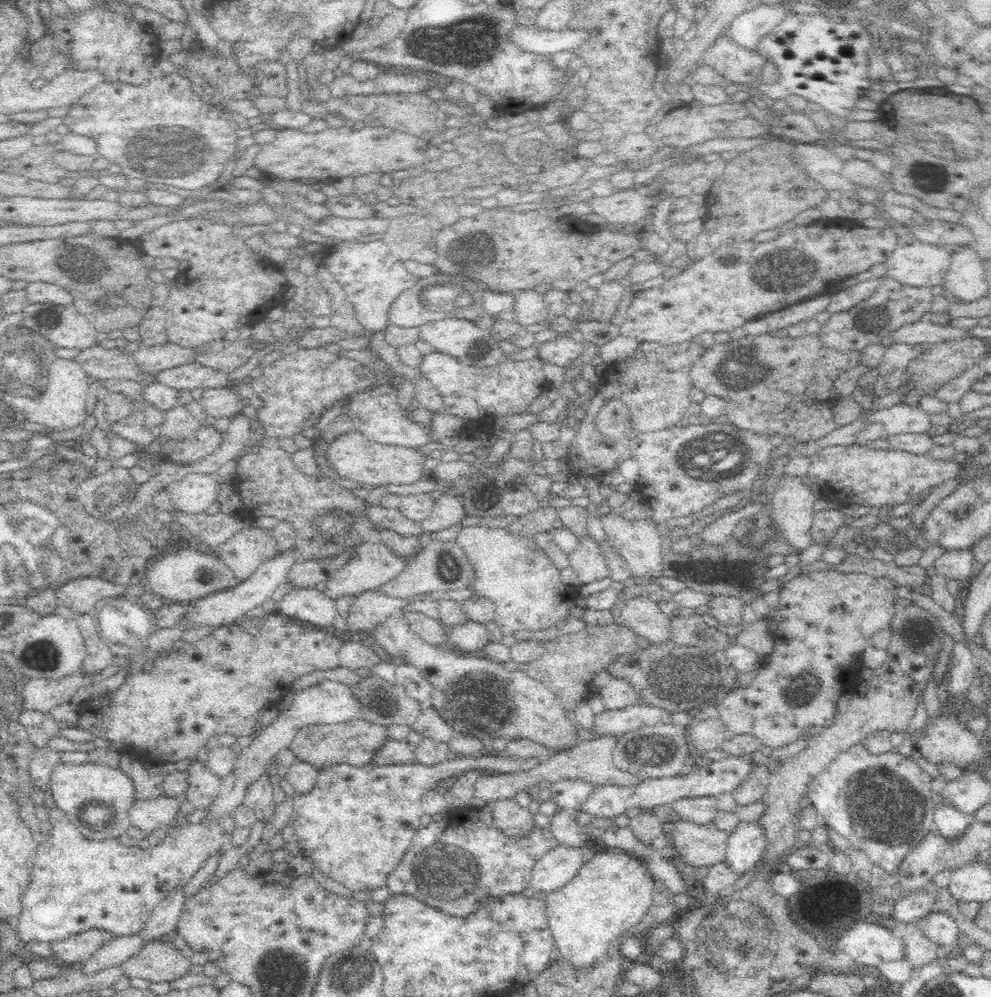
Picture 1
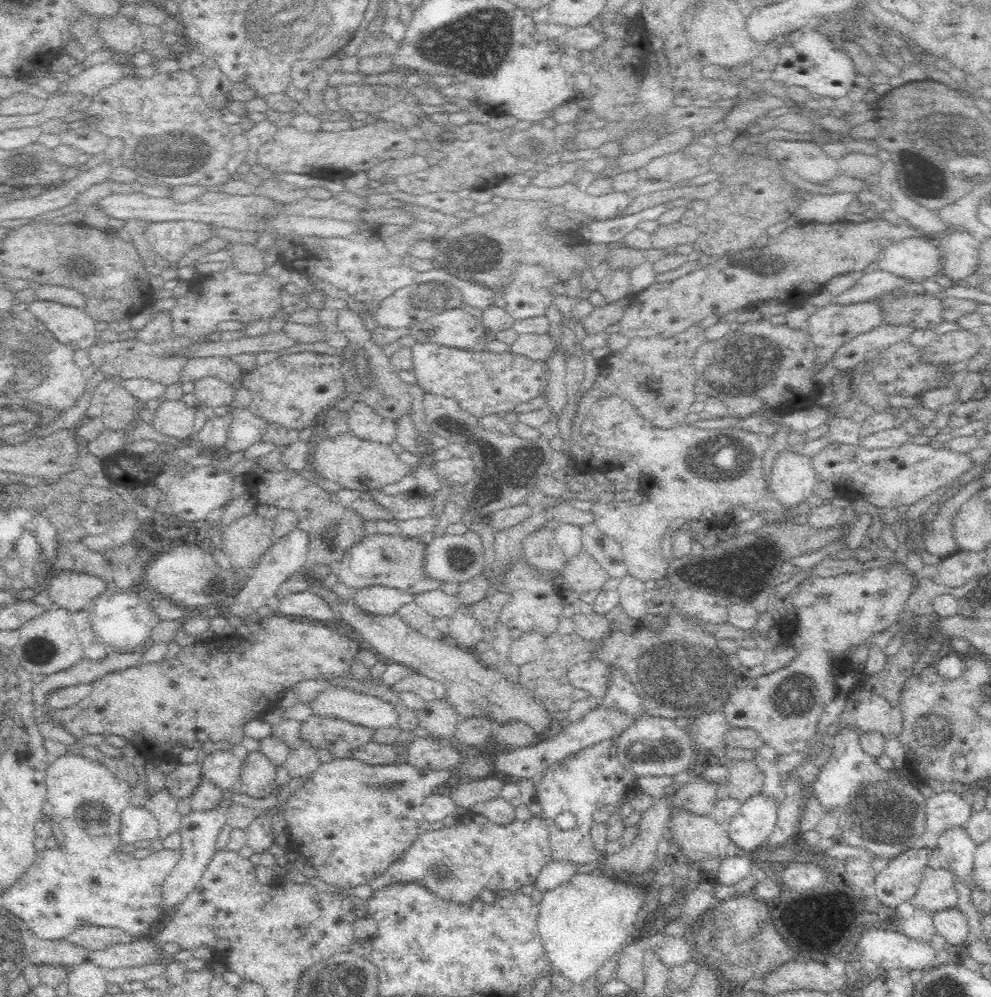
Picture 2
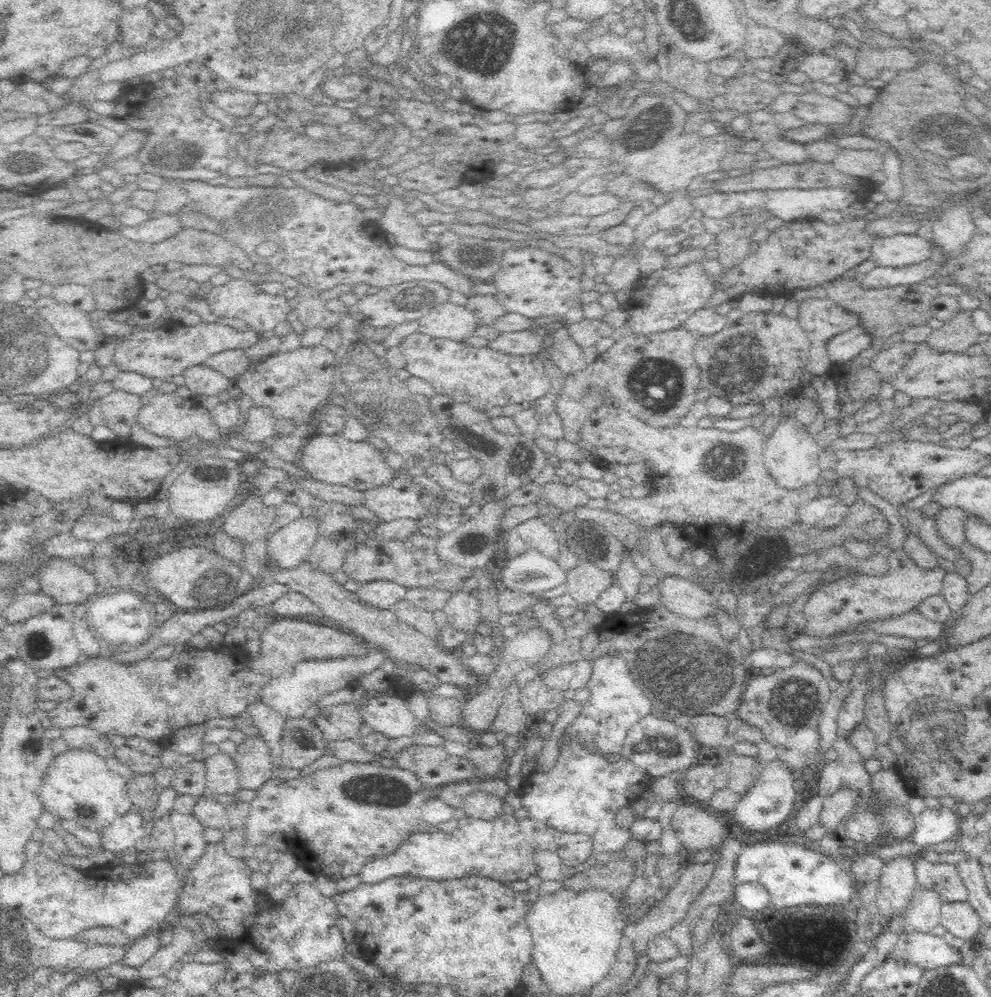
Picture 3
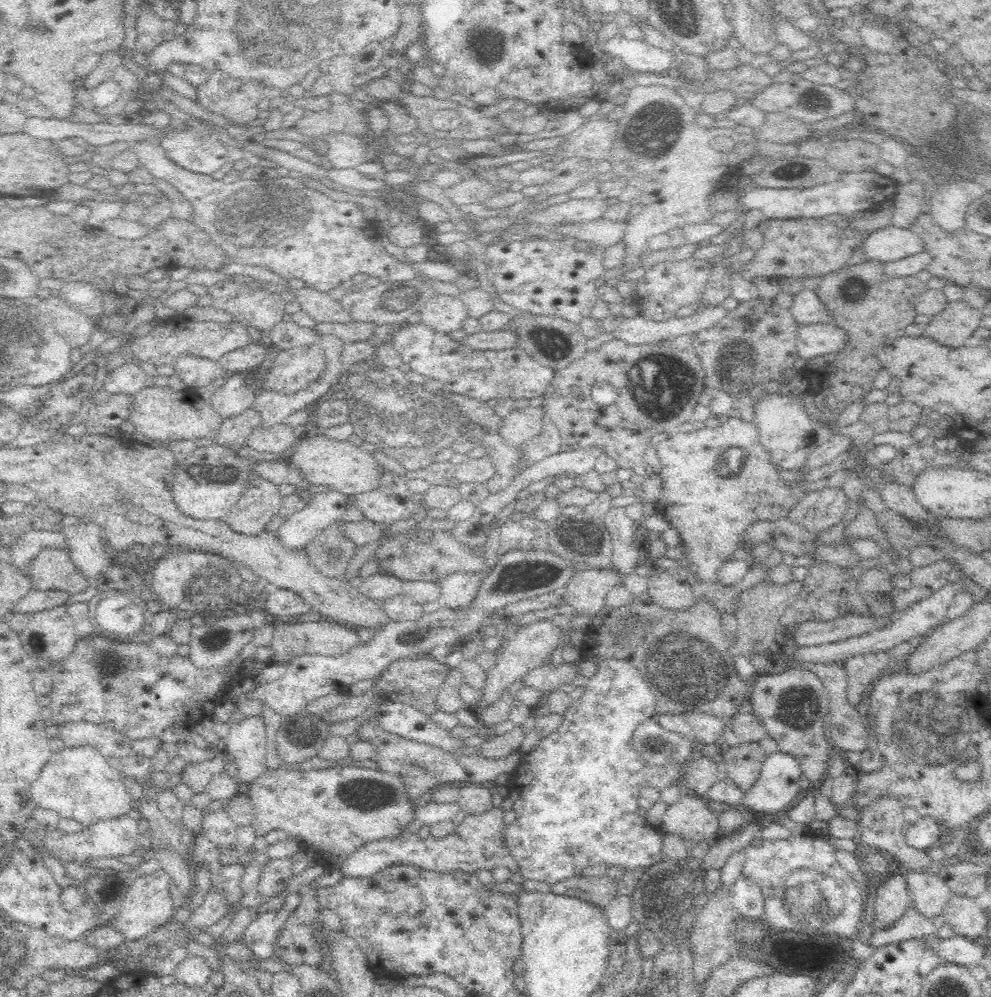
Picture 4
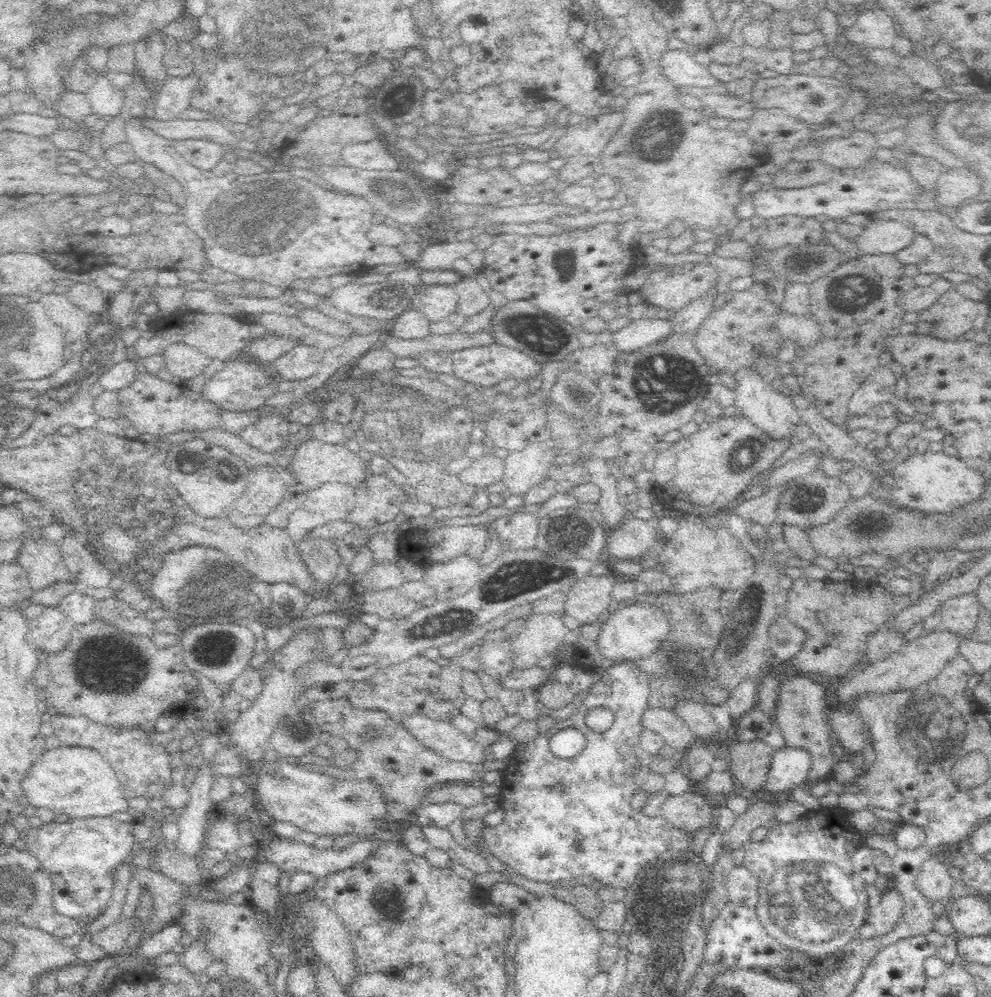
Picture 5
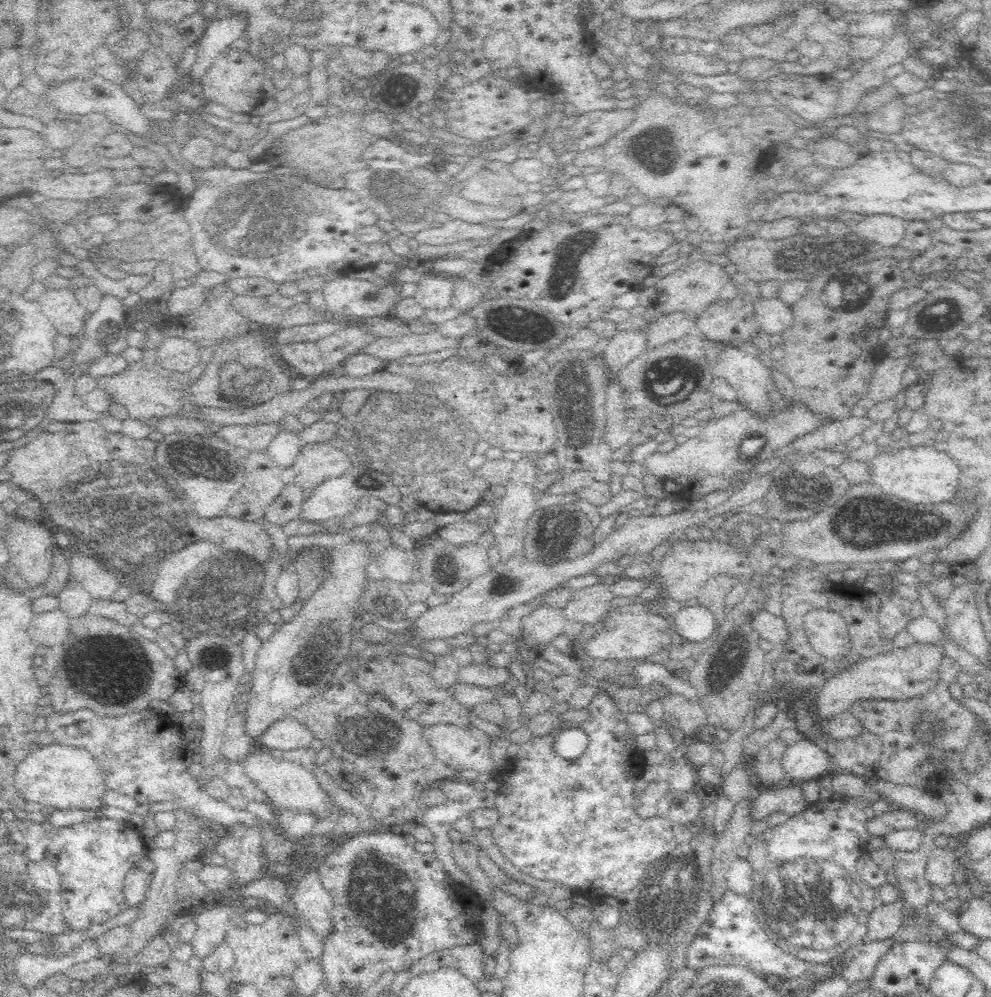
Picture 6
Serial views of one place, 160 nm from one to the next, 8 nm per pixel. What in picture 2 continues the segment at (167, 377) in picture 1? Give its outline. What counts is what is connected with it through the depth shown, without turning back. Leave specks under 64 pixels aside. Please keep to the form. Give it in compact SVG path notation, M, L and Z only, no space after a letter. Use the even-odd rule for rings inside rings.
M192 357L184 364L184 372L180 374L179 382L186 384L186 388L190 388L190 384L194 384L199 378L218 377L218 379L234 384L242 372L242 368L238 363L234 363L231 357Z

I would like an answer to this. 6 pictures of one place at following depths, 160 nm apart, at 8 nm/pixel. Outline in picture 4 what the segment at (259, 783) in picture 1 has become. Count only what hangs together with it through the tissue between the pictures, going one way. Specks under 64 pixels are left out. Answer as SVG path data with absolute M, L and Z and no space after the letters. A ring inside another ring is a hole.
M261 714L231 722L222 752L234 761L232 771L238 782L253 783L266 772L266 746L266 725Z

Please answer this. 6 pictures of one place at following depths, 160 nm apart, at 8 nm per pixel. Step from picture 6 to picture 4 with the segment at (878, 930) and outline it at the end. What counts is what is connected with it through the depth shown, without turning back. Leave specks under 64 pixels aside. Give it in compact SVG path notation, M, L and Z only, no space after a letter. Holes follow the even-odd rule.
M894 865L891 872L885 876L884 882L877 888L874 913L877 927L889 927L910 906L912 900L909 897L905 874L903 868Z

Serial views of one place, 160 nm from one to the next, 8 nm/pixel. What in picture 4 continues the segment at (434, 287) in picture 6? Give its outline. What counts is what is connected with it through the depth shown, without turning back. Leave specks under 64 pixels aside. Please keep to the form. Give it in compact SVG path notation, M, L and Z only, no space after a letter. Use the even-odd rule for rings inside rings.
M434 296L424 304L420 316L424 324L434 328L436 332L446 334L462 328L462 322L464 318L468 318L469 314L465 304L462 304L458 297Z

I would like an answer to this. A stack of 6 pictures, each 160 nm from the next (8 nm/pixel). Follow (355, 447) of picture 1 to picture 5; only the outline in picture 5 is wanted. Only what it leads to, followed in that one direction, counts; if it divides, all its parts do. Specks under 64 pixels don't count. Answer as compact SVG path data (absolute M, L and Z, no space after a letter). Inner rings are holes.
M307 439L299 446L300 448L296 450L294 460L292 460L288 470L308 490L318 488L324 482L346 482L348 484L348 482L362 482L366 478L366 472L364 472L368 463L364 462L366 454L362 454L364 458L360 460L356 454L346 450L346 444L326 444L326 442L320 442L320 440Z

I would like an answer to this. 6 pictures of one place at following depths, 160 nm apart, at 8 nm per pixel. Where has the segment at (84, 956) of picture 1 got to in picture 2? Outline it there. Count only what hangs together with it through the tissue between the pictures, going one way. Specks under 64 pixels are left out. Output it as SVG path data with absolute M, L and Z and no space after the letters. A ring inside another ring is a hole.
M80 925L66 938L73 945L88 946L94 951L103 951L115 944L129 944L134 939L124 929L100 925Z

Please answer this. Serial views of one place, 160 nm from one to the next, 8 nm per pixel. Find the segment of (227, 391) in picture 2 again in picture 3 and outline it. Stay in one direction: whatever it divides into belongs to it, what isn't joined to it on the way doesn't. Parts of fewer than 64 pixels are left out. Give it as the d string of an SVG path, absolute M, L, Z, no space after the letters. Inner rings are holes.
M202 364L184 370L184 378L192 396L199 400L216 396L219 392L226 390L230 384L228 377Z

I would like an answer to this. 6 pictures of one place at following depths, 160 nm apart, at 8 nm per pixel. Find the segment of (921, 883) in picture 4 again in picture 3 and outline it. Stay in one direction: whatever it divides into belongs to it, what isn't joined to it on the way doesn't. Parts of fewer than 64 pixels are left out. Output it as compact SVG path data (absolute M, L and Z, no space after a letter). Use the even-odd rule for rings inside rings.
M917 884L904 910L907 915L907 931L933 932L939 926L940 906L943 903L938 893Z

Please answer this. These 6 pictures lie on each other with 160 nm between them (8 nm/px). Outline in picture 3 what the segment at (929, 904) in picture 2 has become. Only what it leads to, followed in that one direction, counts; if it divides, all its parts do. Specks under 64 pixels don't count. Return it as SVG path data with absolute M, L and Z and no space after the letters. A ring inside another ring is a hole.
M921 854L913 856L912 859L915 864L917 884L938 893L942 902L953 903L968 900L966 885L958 875L956 865L946 863L944 859L931 863L921 857Z

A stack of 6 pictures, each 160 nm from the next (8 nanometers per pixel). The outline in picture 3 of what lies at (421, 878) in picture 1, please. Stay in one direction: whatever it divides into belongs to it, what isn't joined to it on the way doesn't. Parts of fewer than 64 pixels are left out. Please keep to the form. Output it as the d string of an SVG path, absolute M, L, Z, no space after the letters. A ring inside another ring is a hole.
M469 815L456 821L456 826L449 832L422 827L402 841L402 844L390 854L374 857L364 864L359 877L362 883L376 884L391 876L410 875L432 880L451 881L467 876L483 876L506 884L514 880L527 880L535 875L537 866L533 860L535 850L549 850L555 852L570 867L583 863L592 852L592 839L582 833L565 833L550 828L541 820L528 818L516 819L514 815L505 815L495 819L480 819Z

